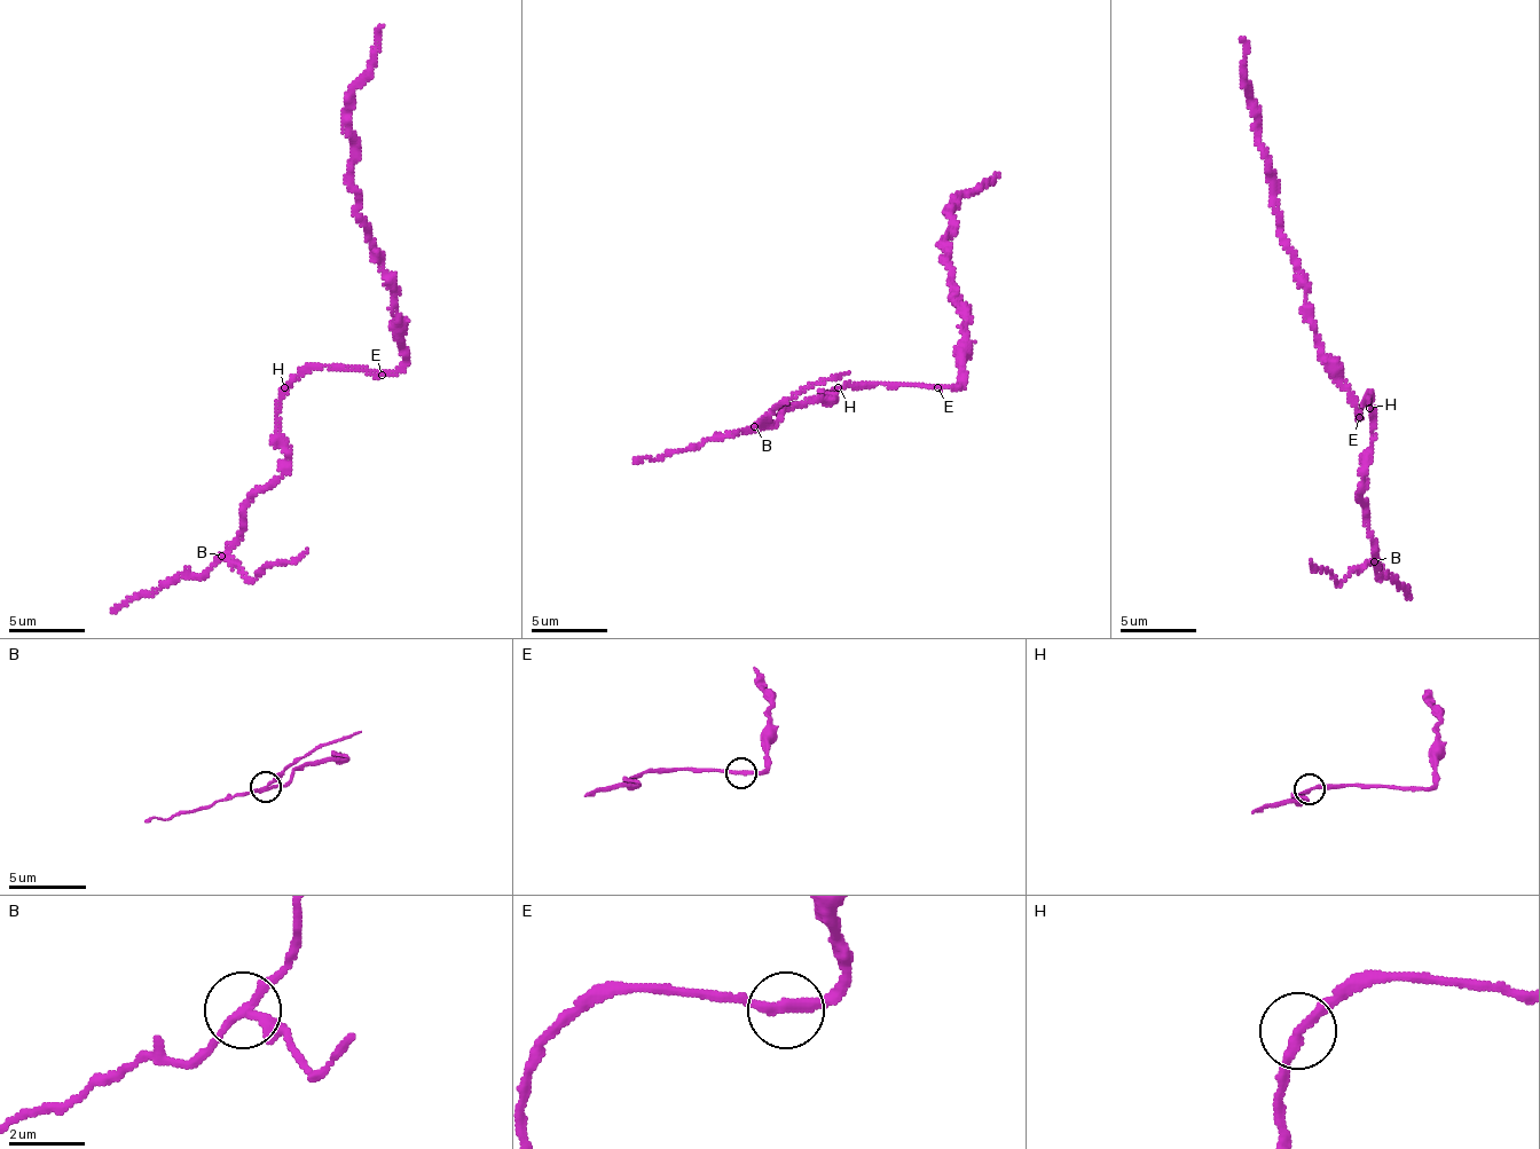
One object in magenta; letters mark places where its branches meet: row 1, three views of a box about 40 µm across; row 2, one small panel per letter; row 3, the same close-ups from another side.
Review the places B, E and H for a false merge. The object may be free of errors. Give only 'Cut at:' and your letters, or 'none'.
Cut at: B

